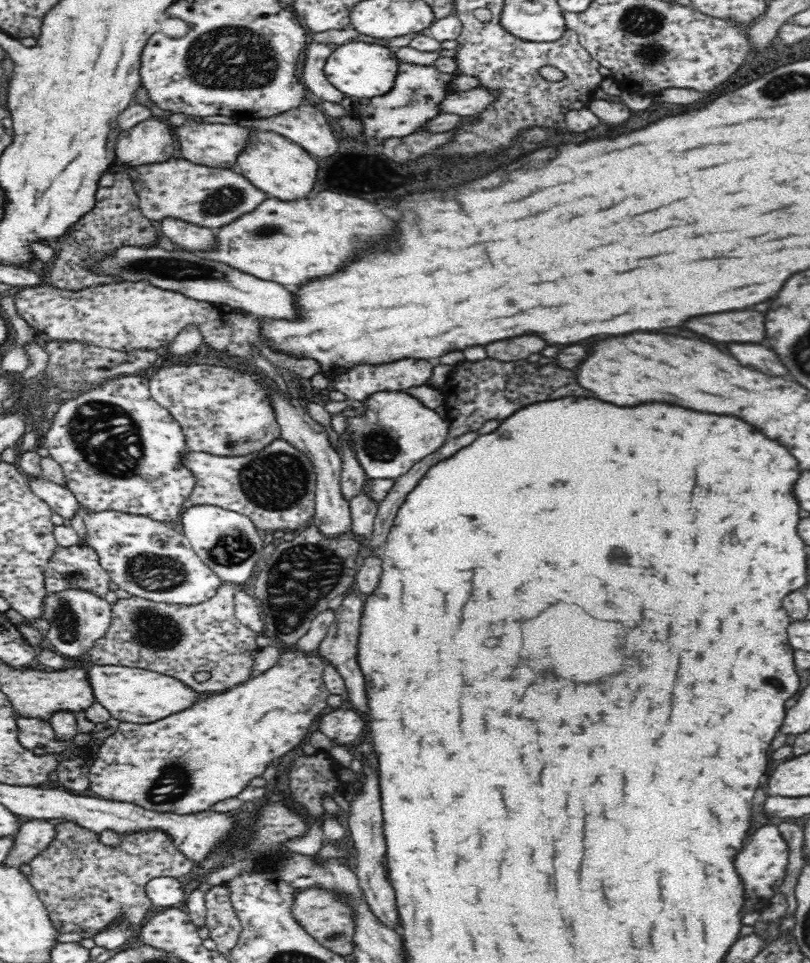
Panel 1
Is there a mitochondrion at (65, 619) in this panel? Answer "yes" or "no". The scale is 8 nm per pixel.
yes

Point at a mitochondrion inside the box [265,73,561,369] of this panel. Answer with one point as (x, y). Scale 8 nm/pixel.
(497, 127)

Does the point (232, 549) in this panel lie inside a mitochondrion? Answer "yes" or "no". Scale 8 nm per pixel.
yes

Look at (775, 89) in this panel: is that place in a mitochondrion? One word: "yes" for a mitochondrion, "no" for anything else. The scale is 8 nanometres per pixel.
yes

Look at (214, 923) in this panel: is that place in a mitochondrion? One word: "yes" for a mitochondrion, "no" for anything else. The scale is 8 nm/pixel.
no

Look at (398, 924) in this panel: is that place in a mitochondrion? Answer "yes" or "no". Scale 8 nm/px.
no

